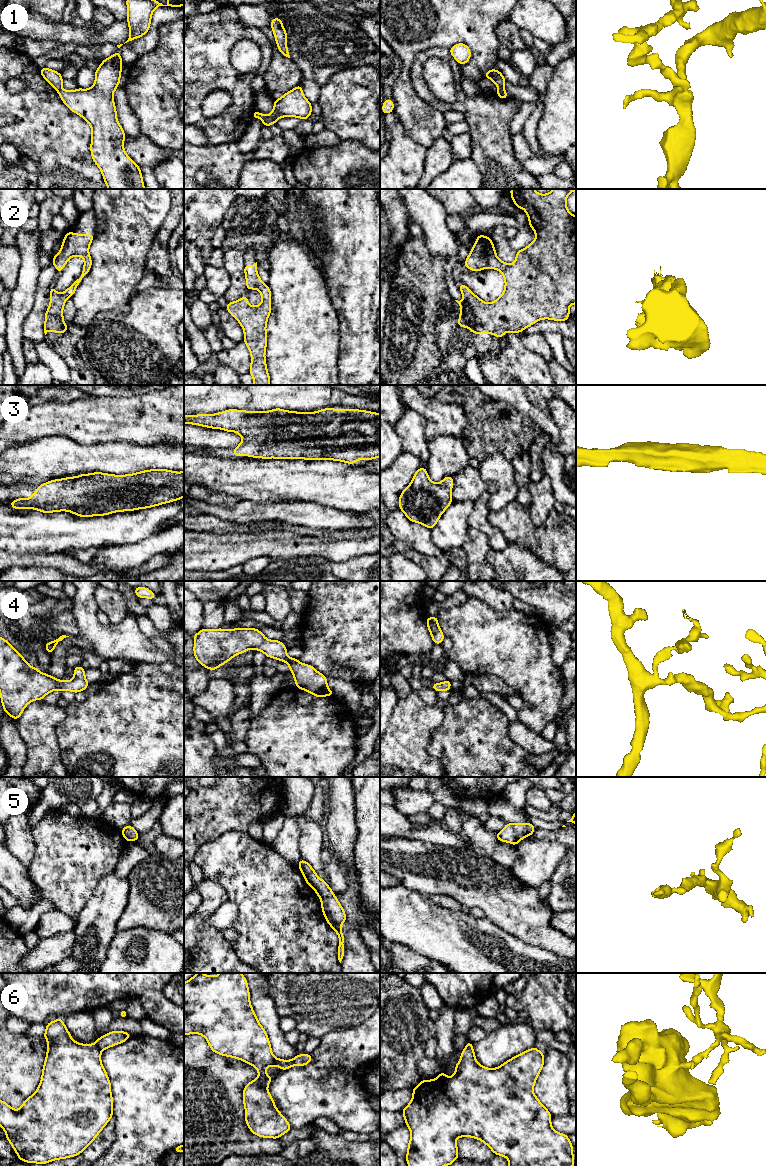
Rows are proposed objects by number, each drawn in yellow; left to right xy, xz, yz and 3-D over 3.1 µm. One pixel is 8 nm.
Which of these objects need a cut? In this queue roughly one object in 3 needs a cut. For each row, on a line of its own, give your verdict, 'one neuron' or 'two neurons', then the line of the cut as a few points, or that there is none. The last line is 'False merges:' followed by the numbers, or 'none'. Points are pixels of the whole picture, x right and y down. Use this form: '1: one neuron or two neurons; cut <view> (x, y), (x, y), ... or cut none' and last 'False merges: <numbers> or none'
1: two neurons; cut yz (503, 89), (498, 91)
2: one neuron; cut none
3: one neuron; cut none
4: one neuron; cut none
5: one neuron; cut none
6: two neurons; cut xy (95, 1043), (101, 1050)
False merges: 1, 6

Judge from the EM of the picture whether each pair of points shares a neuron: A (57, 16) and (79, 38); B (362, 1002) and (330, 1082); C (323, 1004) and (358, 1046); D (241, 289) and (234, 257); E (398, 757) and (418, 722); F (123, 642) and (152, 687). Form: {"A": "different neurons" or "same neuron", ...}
{"A": "different neurons", "B": "different neurons", "C": "different neurons", "D": "same neuron", "E": "same neuron", "F": "different neurons"}

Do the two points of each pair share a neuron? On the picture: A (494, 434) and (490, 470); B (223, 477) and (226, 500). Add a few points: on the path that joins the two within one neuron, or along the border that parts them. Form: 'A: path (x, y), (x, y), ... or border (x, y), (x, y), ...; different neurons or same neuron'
A: border (511, 460), (499, 454), (492, 454), (480, 463); different neurons
B: border (203, 484), (231, 495), (237, 495), (240, 498); different neurons

